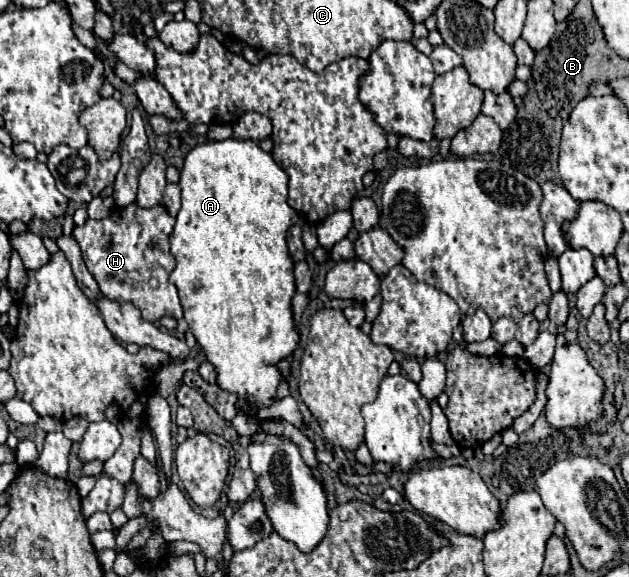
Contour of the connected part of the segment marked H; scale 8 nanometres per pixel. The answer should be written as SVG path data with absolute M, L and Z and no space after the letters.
M132 203L124 209L114 209L106 219L88 219L82 229L74 227L72 235L78 241L82 259L100 285L104 297L112 297L112 301L120 301L120 305L136 305L142 317L154 323L166 315L182 319L178 289L168 279L176 265L170 255L170 235L174 223L176 219L162 205L144 209Z

